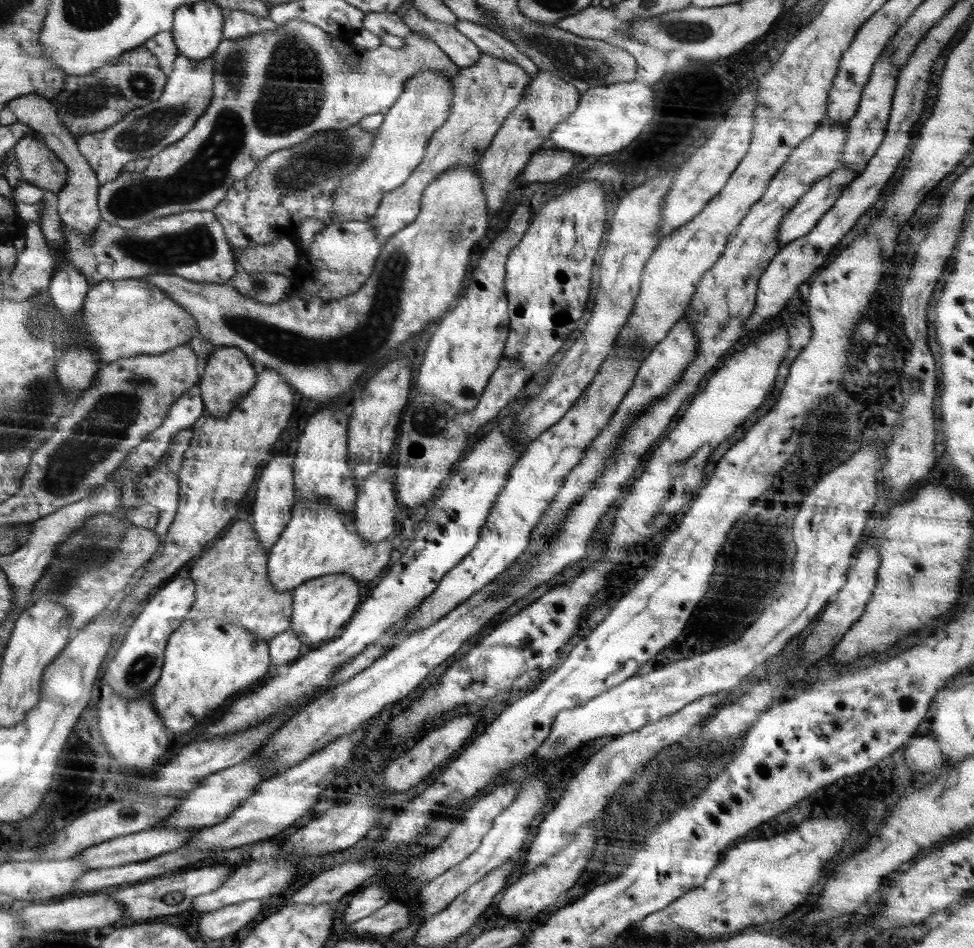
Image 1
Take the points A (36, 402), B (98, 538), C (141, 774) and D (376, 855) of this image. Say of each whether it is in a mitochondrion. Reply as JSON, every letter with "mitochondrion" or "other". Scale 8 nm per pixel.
{"A":"mitochondrion","B":"mitochondrion","C":"other","D":"other"}

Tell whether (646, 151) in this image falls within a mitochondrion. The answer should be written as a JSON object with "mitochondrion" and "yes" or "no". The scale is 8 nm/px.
{"mitochondrion":"no"}

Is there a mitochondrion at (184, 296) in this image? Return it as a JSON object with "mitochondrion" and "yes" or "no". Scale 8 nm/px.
{"mitochondrion":"no"}

